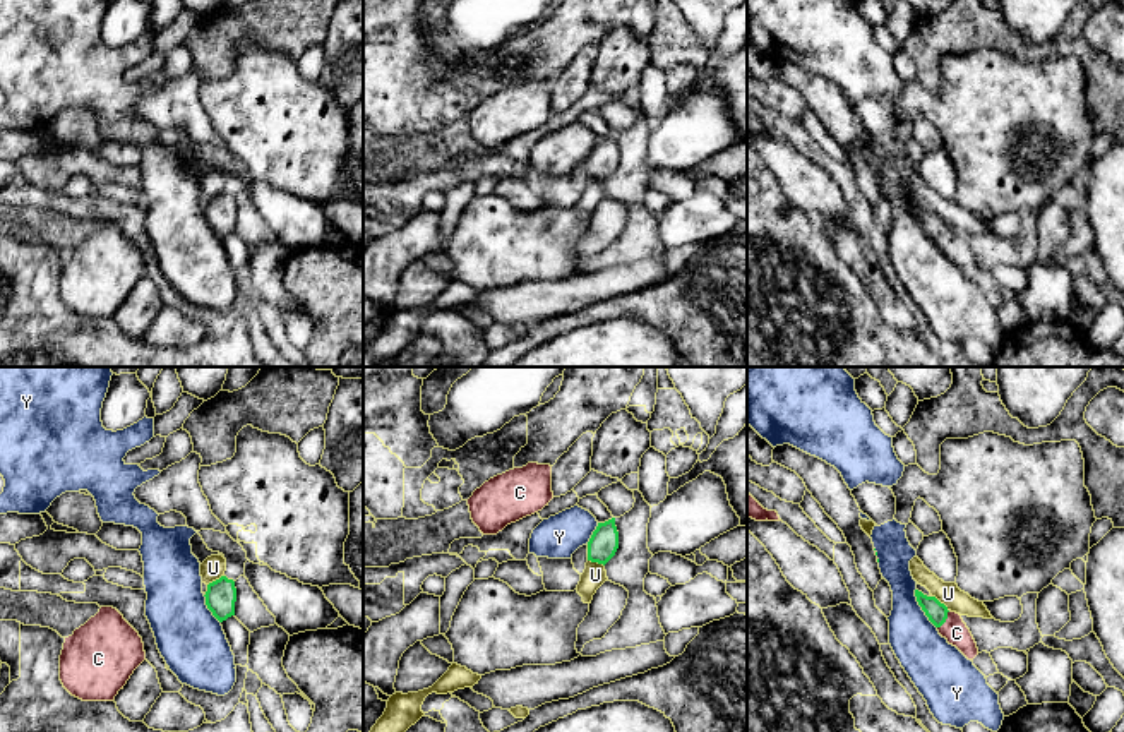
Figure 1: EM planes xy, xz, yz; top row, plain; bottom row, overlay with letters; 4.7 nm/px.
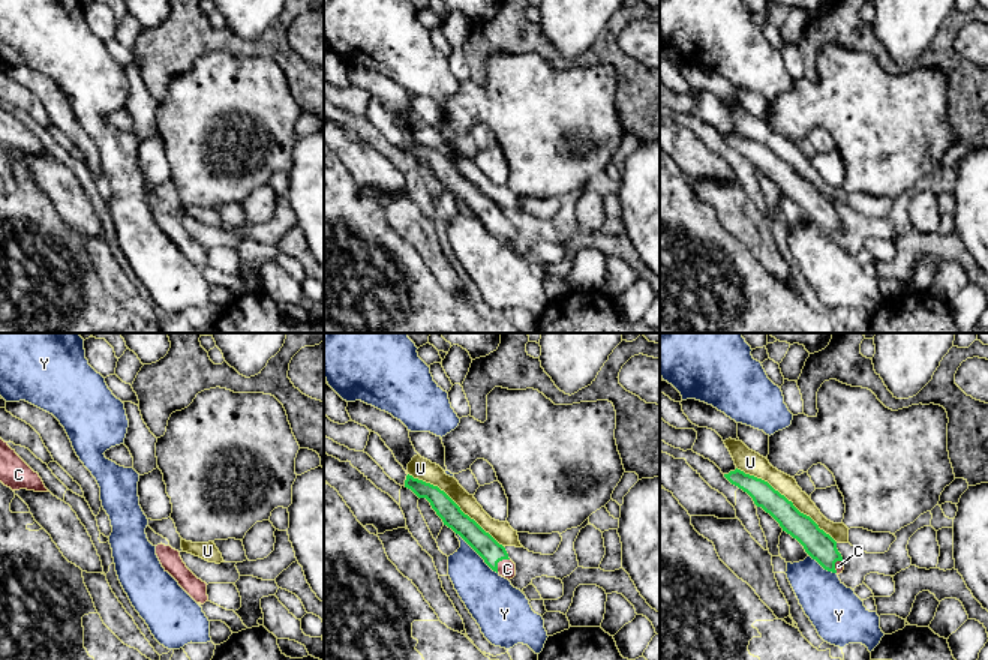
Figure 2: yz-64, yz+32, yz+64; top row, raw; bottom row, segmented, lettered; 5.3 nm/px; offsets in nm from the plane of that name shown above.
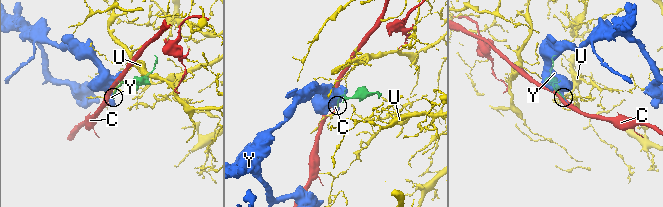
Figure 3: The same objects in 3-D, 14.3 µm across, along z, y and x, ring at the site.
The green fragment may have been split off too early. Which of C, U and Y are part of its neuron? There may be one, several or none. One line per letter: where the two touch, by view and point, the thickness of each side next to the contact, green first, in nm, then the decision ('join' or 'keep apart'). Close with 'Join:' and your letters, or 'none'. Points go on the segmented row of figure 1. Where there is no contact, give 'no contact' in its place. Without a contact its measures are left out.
C: yz (946, 618) | 100/120 nm | join
U: yz (939, 602) | 100/110 nm | keep apart
Y: yz (922, 609) | 100/240 nm | keep apart
Join: C

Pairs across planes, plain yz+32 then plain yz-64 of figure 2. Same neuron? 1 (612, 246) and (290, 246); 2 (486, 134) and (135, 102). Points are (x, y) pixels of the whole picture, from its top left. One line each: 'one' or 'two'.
1: one
2: one

